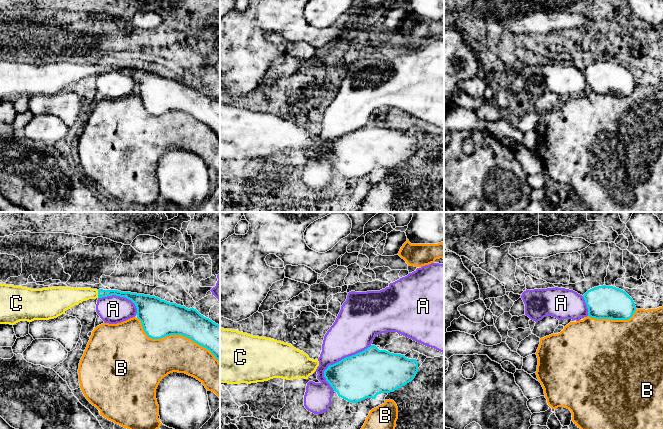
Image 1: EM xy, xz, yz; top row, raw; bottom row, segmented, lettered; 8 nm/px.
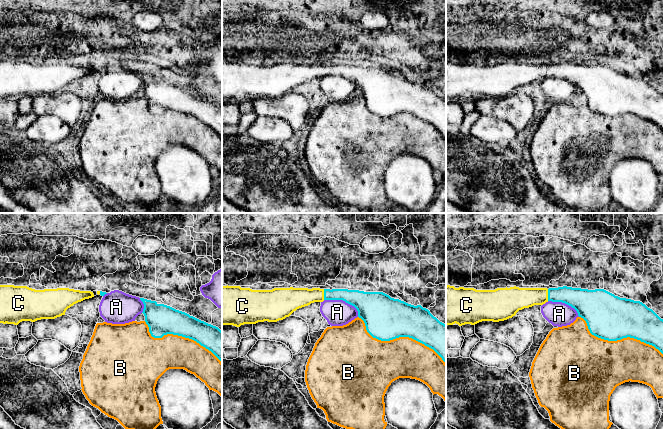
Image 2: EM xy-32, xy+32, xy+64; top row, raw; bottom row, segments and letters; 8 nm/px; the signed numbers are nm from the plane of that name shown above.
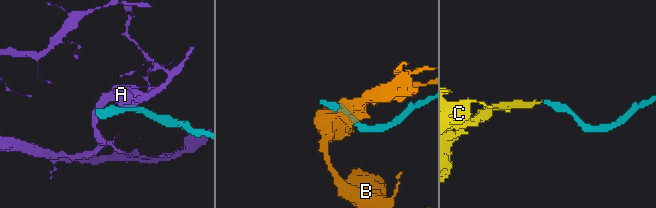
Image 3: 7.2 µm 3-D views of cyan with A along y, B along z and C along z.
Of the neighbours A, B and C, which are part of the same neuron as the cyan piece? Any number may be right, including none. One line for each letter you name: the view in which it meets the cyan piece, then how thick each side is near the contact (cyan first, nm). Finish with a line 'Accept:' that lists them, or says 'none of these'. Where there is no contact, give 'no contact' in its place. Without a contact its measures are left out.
C: xy | 60/170 nm
Accept: C

